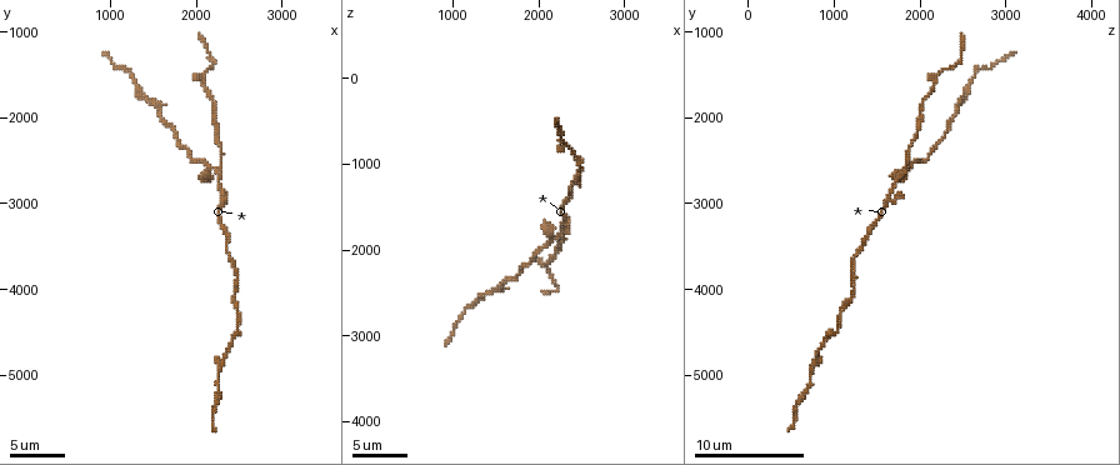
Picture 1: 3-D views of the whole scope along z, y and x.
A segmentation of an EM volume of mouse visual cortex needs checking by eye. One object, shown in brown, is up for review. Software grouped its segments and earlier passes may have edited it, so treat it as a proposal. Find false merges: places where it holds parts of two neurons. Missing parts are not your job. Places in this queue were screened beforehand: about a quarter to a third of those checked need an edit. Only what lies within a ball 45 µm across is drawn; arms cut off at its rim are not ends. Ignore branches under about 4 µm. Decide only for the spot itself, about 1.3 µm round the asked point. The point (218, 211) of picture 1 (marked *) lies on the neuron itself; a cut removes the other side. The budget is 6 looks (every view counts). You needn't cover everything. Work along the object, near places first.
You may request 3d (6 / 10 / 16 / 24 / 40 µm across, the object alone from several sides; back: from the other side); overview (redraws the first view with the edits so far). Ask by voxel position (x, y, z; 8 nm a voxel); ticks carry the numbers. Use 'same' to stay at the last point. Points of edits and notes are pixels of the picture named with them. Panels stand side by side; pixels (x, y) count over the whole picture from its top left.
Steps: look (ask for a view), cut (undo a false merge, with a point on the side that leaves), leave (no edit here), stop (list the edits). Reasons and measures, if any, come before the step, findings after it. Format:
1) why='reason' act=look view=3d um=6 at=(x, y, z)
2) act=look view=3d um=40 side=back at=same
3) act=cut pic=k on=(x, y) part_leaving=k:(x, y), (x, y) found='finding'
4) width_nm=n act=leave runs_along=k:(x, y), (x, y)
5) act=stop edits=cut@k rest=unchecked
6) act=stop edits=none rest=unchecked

why='looks like a crossing' act=look view=3d um=10 at=(2300, 2600, 1800)

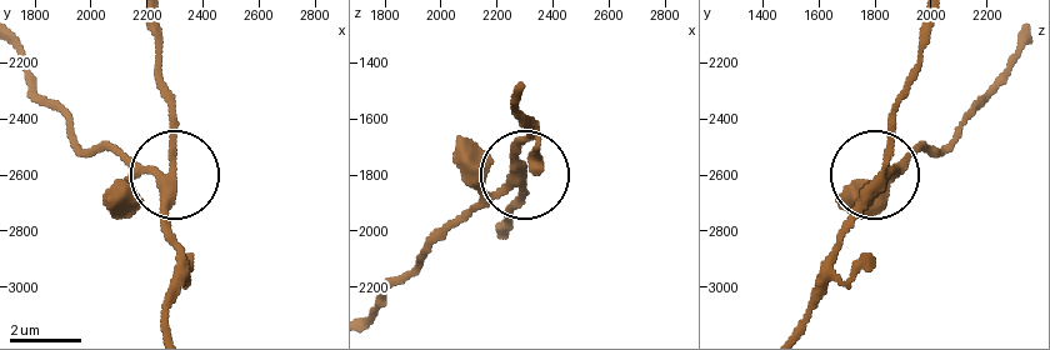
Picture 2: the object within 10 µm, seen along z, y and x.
act=leave runs_along=2:(805, 310), (856, 196), (884, 161), (901, 93) found='all the same neuron'

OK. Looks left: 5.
why='three arms meet' act=look view=3d um=10 at=(2100, 1600, 2150)

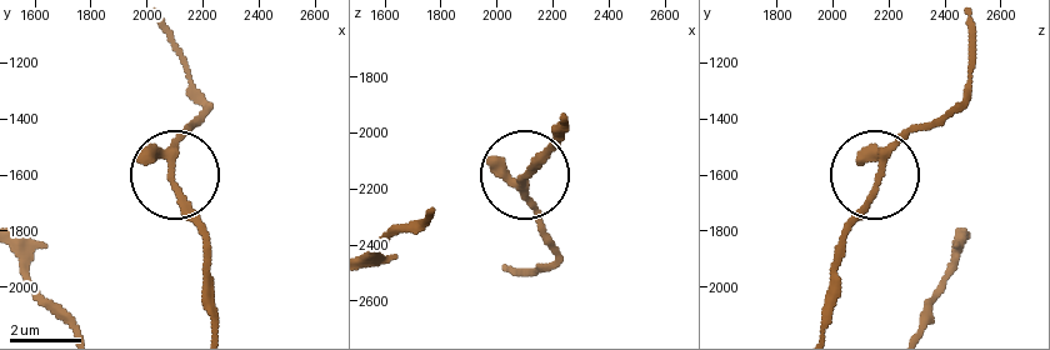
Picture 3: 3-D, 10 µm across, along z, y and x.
width_nm=190 act=leave runs_along=3:(210, 325), (210, 253), (175, 173), (178, 145), (199, 121) found='one neuron here'

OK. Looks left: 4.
why='thick turns thin' act=look view=3d um=6 at=(2400, 4600, 900)

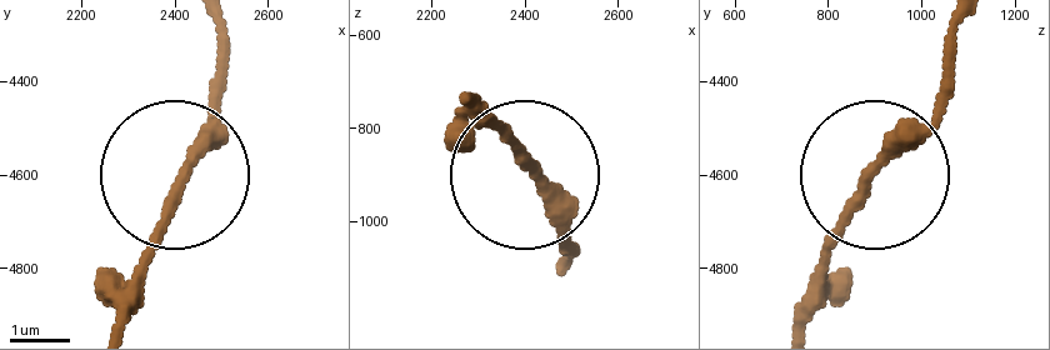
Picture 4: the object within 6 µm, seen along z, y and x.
width_nm=190 act=leave runs_along=4:(960, 25), (951, 100), (811, 274) found='one neuron here'

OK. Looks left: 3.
act=stop edits=none rest=unchecked

